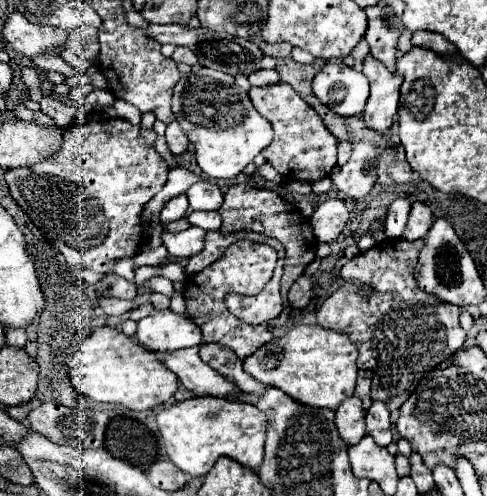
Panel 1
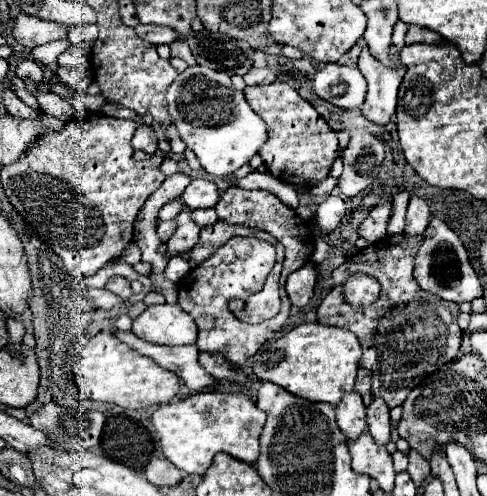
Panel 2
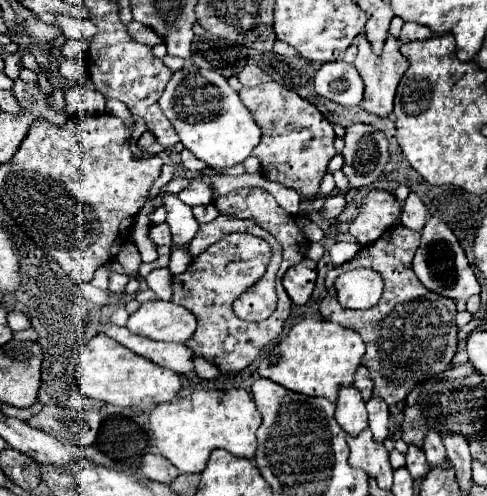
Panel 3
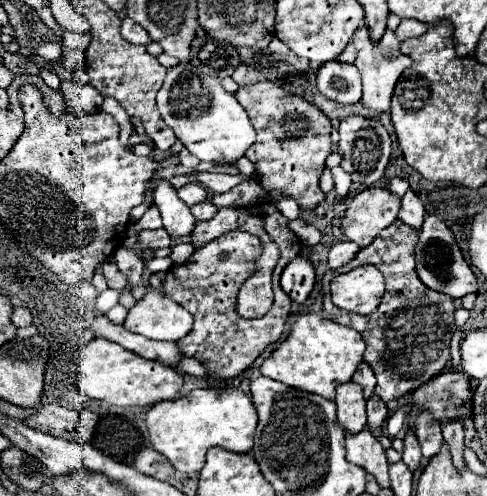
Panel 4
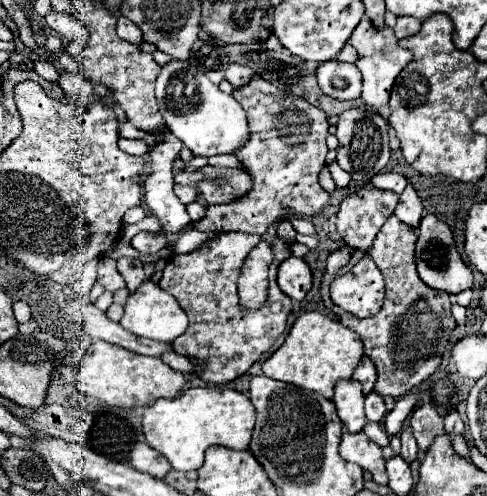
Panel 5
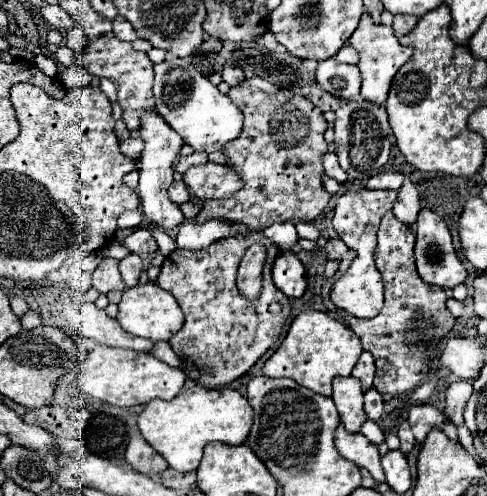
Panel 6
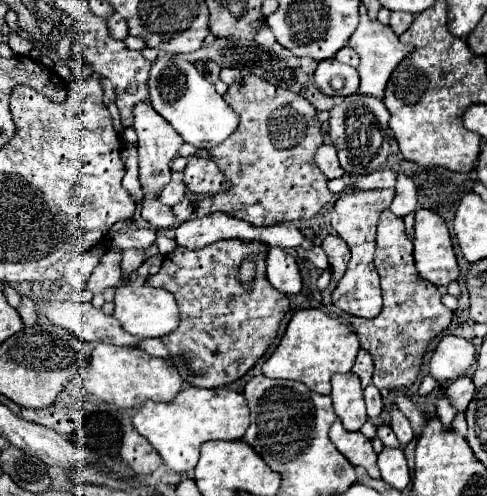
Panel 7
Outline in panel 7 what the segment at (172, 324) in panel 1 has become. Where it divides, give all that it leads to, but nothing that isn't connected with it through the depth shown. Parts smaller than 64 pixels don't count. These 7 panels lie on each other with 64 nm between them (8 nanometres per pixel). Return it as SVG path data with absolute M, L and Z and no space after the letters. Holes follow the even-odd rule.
M120 284L114 296L114 316L120 320L120 326L130 332L132 336L140 338L160 338L172 332L178 326L178 306L170 292L164 288L150 288L150 286L132 286Z

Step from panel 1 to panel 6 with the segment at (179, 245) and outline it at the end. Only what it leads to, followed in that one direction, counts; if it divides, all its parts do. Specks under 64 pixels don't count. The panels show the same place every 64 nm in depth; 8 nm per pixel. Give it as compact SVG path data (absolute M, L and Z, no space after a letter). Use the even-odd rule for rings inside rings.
M144 112L144 116L140 116L140 138L144 142L144 150L138 162L138 172L140 172L140 186L138 186L138 196L140 196L140 204L142 204L142 214L150 220L152 226L160 228L160 230L172 230L178 224L184 222L184 216L178 208L178 204L172 204L168 200L168 184L172 184L172 166L174 160L182 148L182 140L176 132L172 132L172 128L168 128L166 120L162 120L162 116L158 116L158 112Z

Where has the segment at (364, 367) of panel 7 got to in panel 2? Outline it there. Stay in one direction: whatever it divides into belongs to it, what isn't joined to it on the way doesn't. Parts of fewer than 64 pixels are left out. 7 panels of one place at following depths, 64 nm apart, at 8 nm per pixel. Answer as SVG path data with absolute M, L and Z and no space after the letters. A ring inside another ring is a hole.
M358 368L358 378L356 378L356 384L354 384L354 390L358 394L362 394L362 400L368 406L370 400L372 400L372 394L370 394L370 372L368 370Z

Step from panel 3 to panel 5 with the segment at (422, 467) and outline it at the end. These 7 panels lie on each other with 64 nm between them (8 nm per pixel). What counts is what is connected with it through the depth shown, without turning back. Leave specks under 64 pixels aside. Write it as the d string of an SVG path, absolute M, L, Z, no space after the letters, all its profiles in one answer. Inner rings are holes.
M406 424L400 432L400 440L402 440L402 452L400 456L406 460L406 462L412 462L418 454L418 446L416 446L416 440L412 436L412 428Z

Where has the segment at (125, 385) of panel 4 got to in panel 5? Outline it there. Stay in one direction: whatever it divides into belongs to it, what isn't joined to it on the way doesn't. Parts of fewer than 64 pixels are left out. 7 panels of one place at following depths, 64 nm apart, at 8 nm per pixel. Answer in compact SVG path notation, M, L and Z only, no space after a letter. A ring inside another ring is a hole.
M94 342L86 348L80 372L76 376L76 388L80 392L120 408L148 406L158 398L176 398L182 392L184 382L184 374L172 370L160 358L134 354L108 342Z

